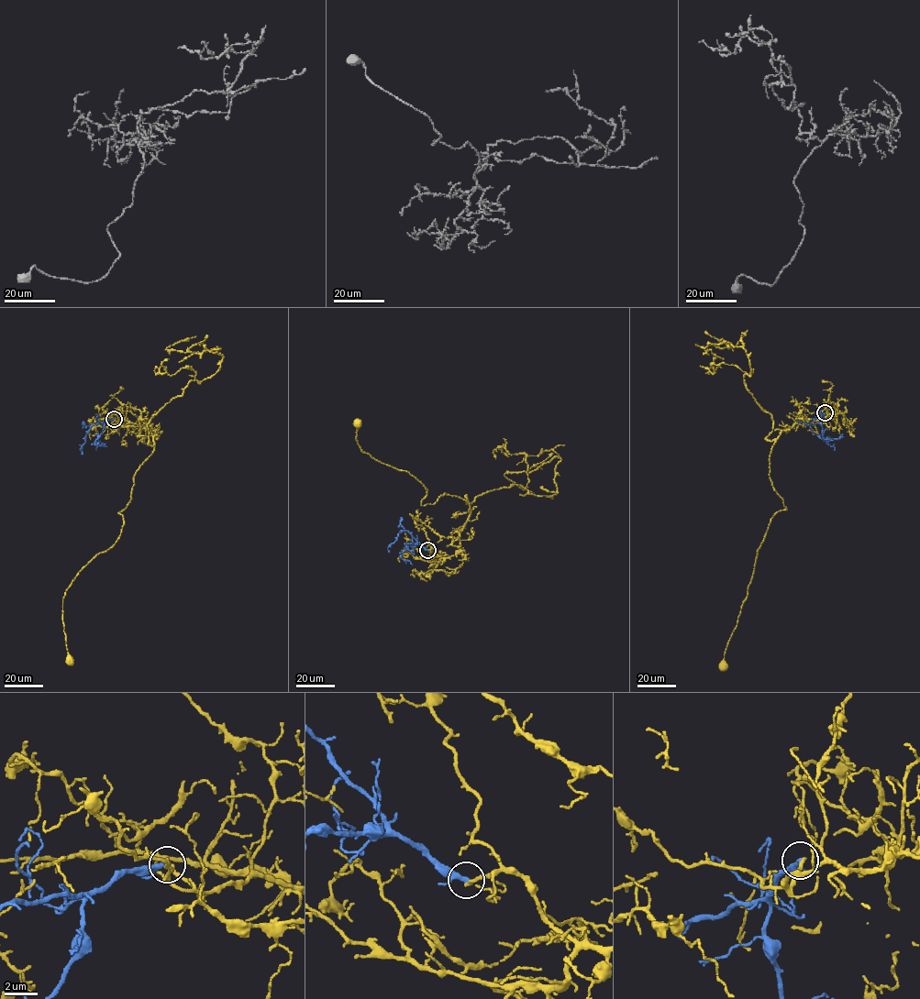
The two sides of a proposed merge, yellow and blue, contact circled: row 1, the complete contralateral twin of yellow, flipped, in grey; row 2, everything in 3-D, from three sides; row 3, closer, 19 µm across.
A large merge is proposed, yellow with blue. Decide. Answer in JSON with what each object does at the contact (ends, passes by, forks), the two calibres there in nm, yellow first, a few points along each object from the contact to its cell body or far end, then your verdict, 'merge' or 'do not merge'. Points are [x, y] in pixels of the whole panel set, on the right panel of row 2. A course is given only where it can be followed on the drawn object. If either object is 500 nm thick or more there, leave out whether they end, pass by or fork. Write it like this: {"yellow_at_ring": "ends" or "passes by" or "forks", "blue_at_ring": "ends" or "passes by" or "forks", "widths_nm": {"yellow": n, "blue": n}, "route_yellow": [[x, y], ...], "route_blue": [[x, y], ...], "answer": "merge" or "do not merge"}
{"yellow_at_ring": "ends", "blue_at_ring": "passes by", "widths_nm": {"yellow": 240, "blue": 240}, "route_yellow": [[825, 412], [783, 430], [771, 449], [769, 477], [786, 509], [770, 520], [757, 552], [724, 665]], "route_blue": [[825, 412], [821, 419], [824, 438], [843, 436]], "answer": "do not merge"}

